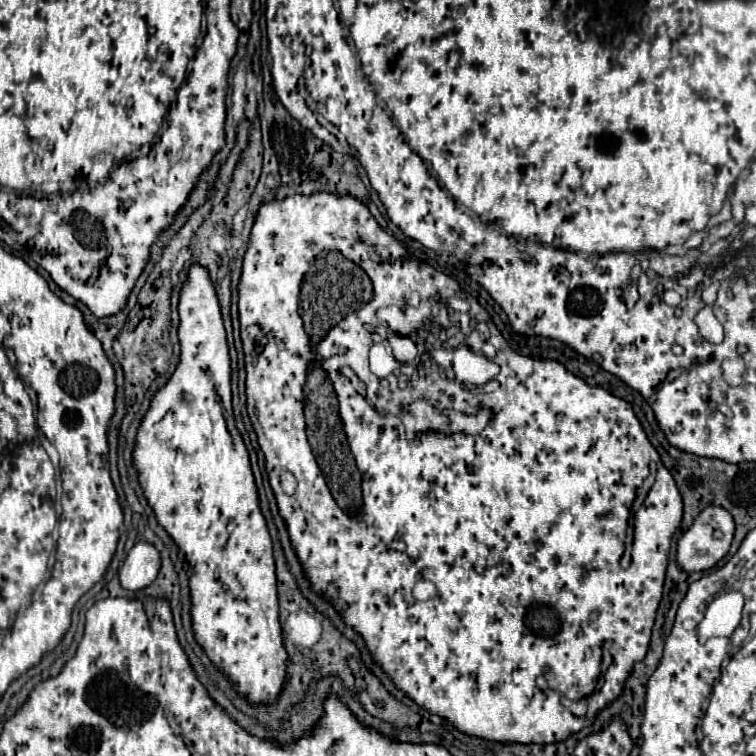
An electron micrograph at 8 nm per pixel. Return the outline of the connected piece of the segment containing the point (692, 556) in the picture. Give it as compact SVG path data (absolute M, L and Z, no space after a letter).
M709 505L699 513L699 517L693 521L693 525L687 529L687 533L677 541L677 561L685 571L707 571L717 561L721 561L729 547L735 533L735 521L731 513L719 505Z

